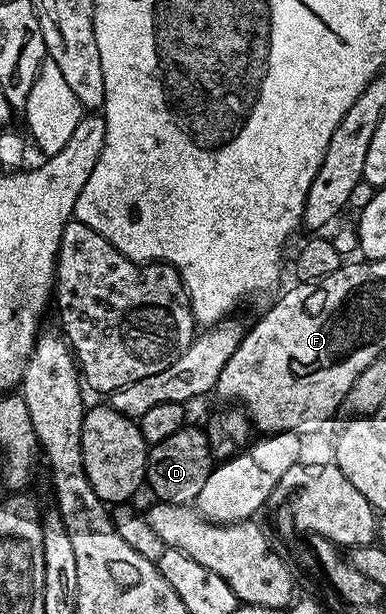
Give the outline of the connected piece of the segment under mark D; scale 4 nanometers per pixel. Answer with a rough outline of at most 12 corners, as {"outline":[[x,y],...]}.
{"outline":[[183,427],[146,454],[159,502],[190,505],[216,462],[205,432]]}

